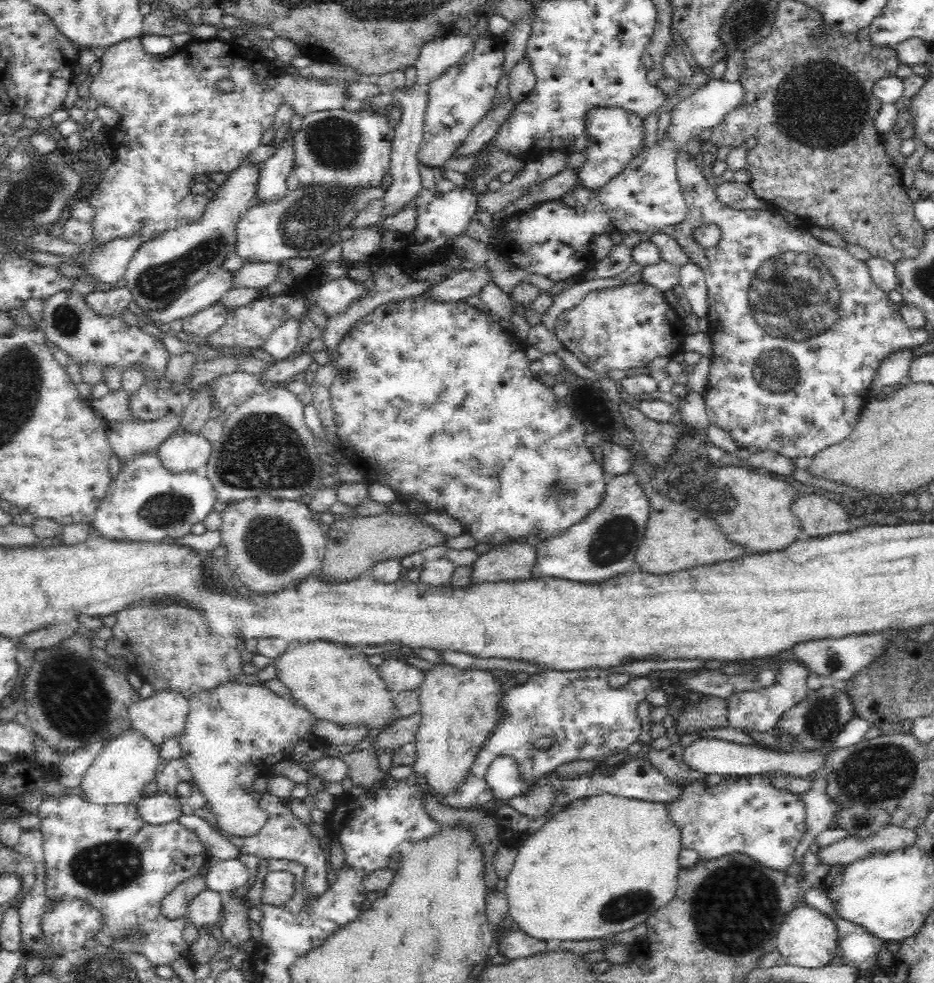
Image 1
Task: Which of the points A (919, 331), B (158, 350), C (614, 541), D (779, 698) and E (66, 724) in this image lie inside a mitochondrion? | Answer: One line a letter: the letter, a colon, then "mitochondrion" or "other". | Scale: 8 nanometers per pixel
A: other
B: other
C: mitochondrion
D: other
E: mitochondrion

